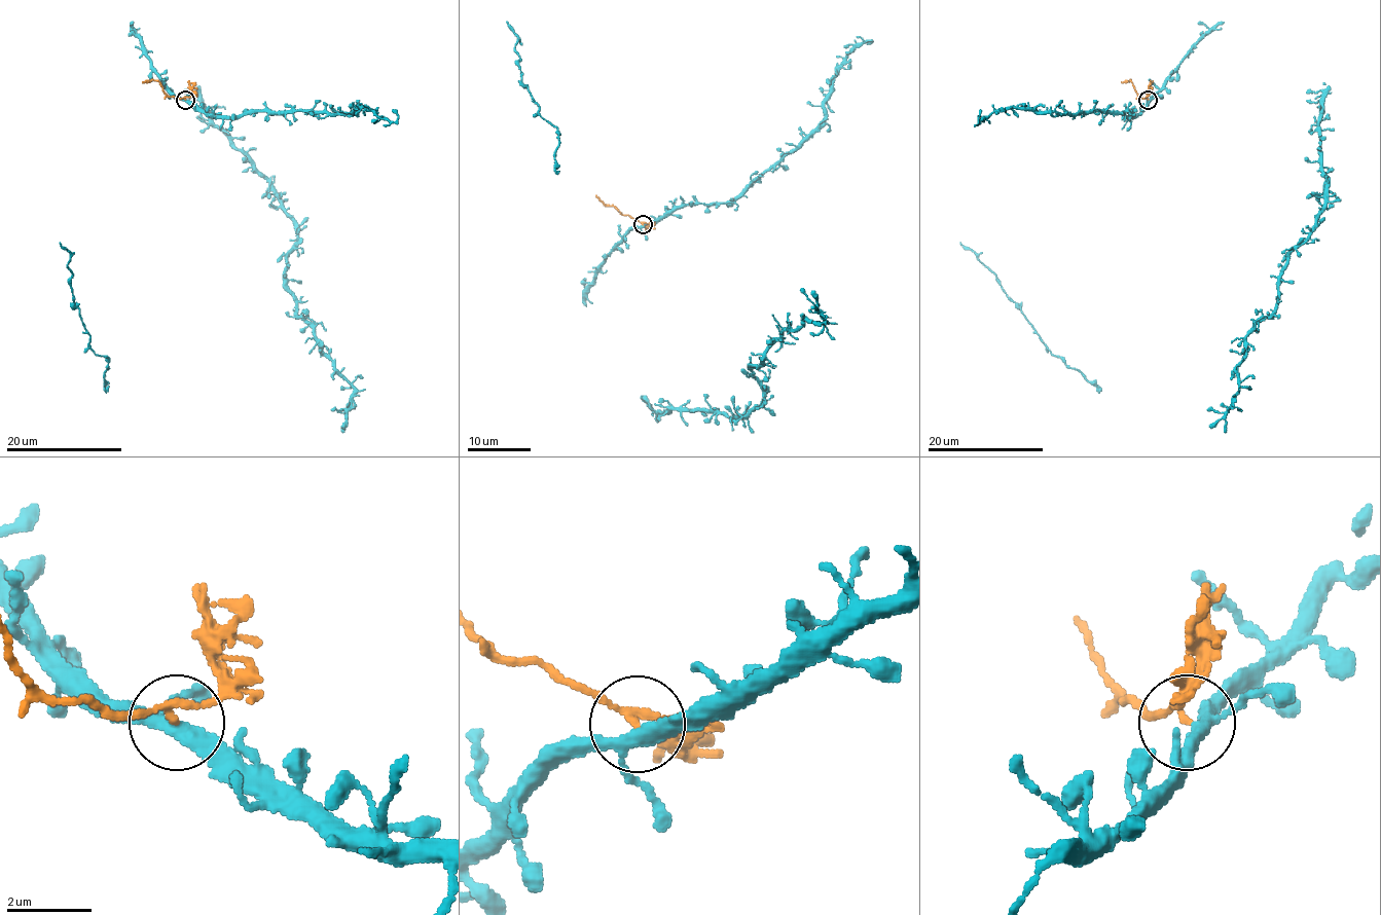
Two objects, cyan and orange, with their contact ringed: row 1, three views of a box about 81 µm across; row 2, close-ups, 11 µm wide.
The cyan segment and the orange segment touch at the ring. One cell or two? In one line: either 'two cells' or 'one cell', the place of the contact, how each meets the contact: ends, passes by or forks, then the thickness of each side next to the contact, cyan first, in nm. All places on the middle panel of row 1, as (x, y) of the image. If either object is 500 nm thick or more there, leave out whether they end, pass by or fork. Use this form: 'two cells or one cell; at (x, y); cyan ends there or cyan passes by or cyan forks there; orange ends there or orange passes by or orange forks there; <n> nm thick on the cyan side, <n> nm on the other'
two cells; at (643, 224); cyan forks there; orange passes by; 300 nm thick on the cyan side, 120 nm on the other

